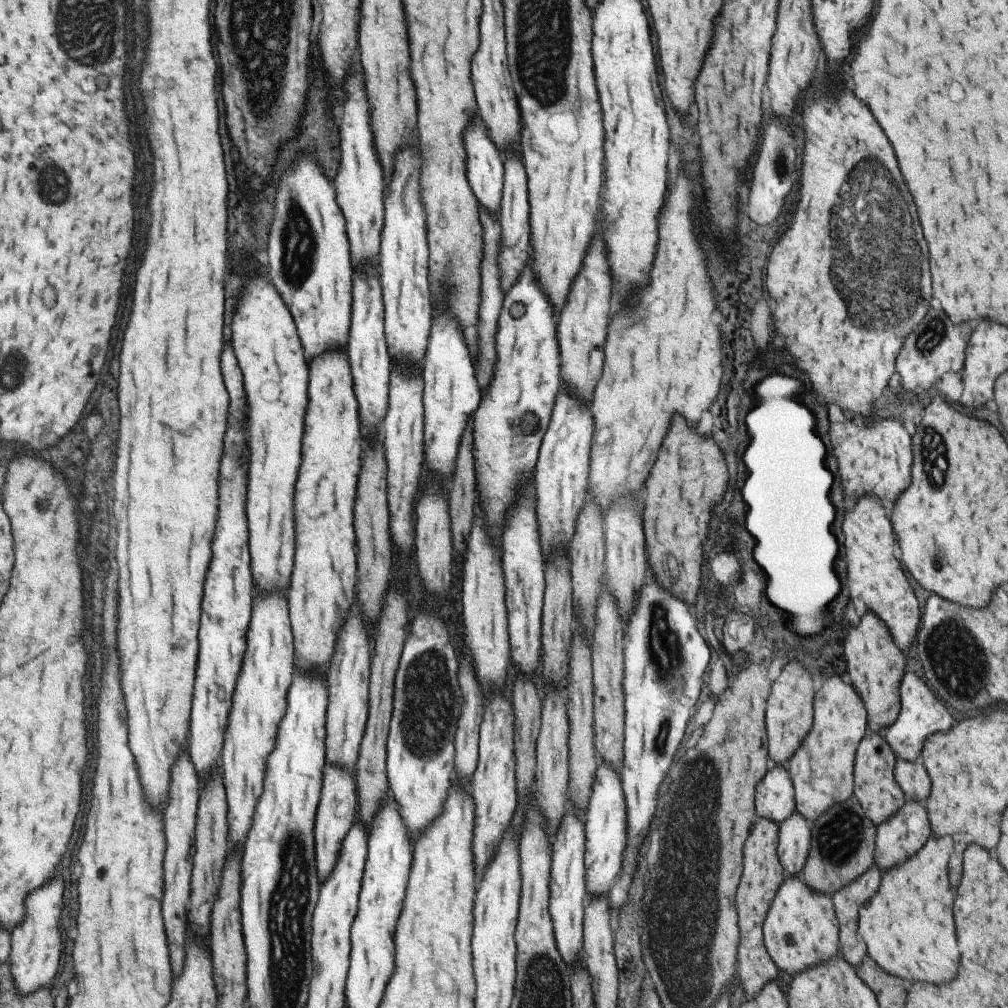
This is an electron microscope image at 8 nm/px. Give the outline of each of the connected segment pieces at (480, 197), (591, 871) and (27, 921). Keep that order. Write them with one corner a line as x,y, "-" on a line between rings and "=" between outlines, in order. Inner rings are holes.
473,118
473,122
465,128
463,144
467,152
465,174
469,188
478,206
489,215
495,215
500,208
502,197
503,158
485,136
479,118
=
602,762
594,772
592,791
583,818
584,881
587,899
605,895
617,877
625,848
625,813
619,775
=
55,876
43,884
43,888
35,888
29,896
25,896
25,918
21,924
10,930
10,979
13,981
14,990
20,995
26,995
41,988
49,986
61,954
61,938
59,938
59,916
61,916
61,892
63,880

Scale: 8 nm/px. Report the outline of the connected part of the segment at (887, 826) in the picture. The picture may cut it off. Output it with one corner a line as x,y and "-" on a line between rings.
907,799
896,813
884,823
876,826
873,864
877,864
879,870
889,870
889,868
905,862
909,856
913,856
931,836
932,830
925,812
925,805
922,802

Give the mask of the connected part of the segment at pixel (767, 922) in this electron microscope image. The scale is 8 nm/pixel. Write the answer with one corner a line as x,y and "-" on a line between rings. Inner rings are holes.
785,877
779,885
762,922
762,936
773,964
789,976
801,972
801,968
820,965
839,953
838,920
829,895
807,888
799,877

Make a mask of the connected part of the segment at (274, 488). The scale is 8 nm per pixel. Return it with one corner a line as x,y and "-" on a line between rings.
261,276
249,280
239,296
239,306
231,322
231,346
239,370
243,374
243,386
247,396
247,446
249,446
249,468
247,468
247,498
245,518
249,530
249,558
253,586
263,592
283,590
287,592
289,574
293,564
293,484
299,468
299,446
303,434
303,414
307,406
307,366
303,360
301,344
295,334
293,320
283,306
275,288

